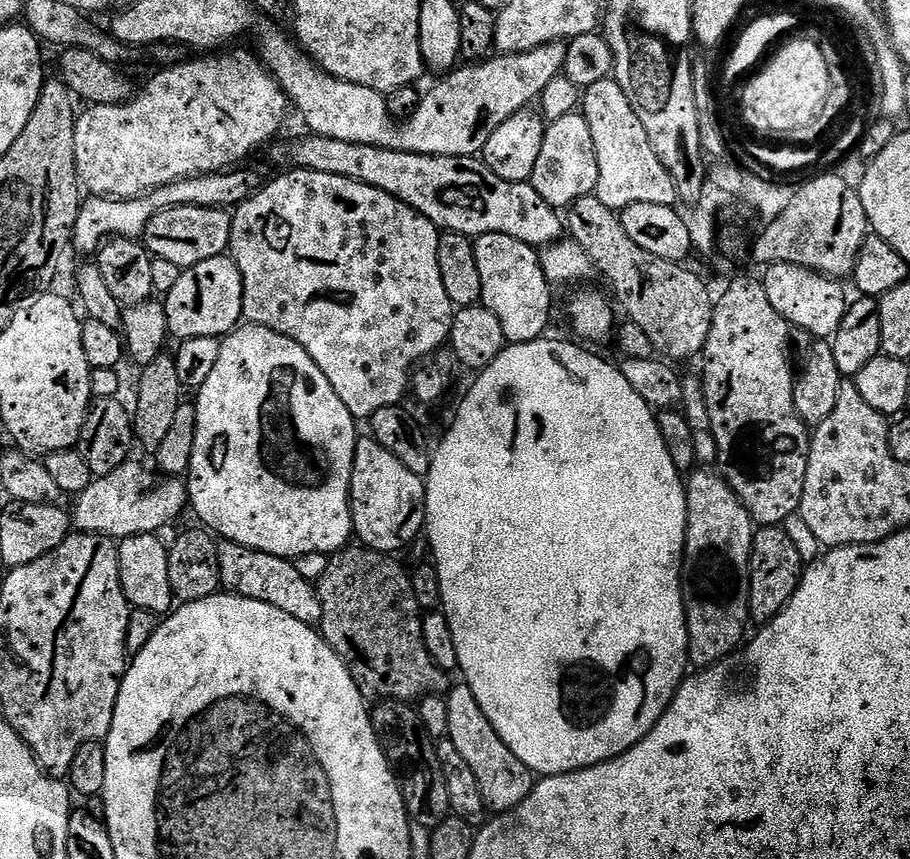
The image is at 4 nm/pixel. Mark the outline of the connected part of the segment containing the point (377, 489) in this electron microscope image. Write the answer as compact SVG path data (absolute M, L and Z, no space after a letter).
M374 438L367 439L357 439L354 450L354 474L348 499L352 507L352 530L363 547L371 548L374 552L400 554L407 544L414 543L419 536L421 539L425 531L424 480L406 470L406 466L402 466L402 462L398 462L398 458L386 450L386 446Z

